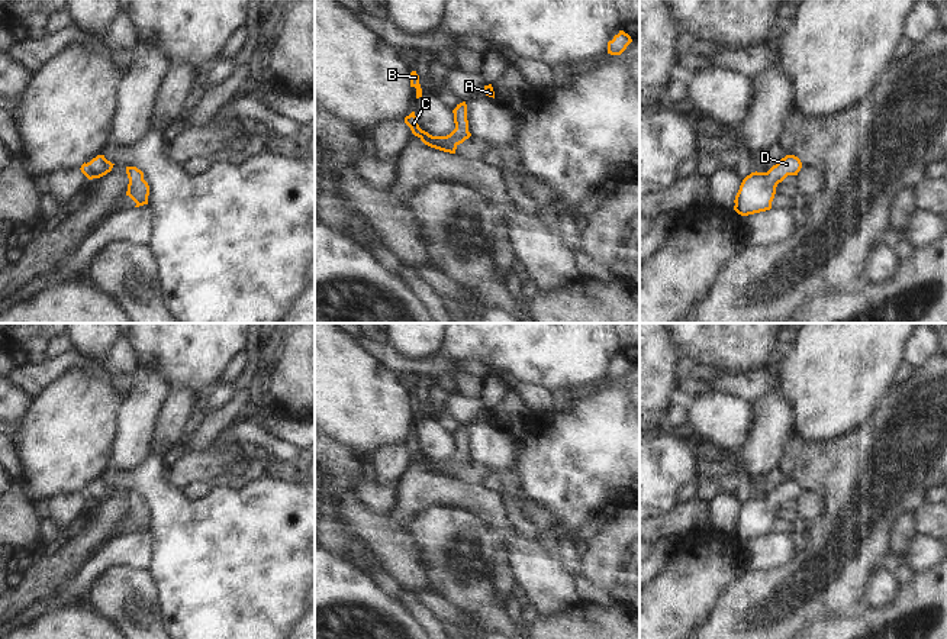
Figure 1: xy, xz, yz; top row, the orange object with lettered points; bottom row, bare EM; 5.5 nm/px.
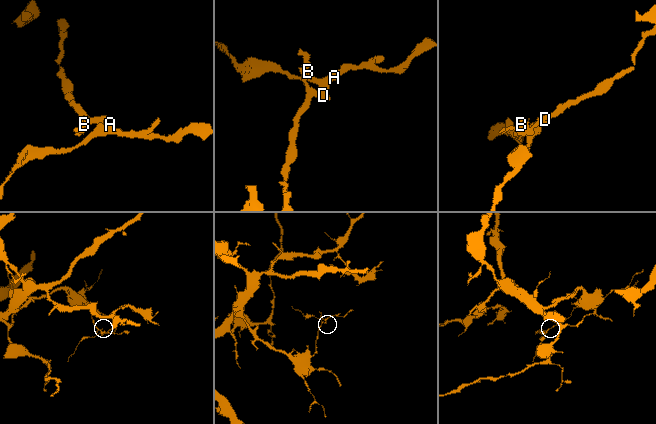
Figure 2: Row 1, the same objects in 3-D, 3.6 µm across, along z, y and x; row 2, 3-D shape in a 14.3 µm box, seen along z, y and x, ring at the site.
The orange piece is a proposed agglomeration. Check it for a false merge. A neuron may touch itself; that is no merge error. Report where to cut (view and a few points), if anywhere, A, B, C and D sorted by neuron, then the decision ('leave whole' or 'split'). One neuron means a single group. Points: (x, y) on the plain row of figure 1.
cut none; groups A B C D; leave whole

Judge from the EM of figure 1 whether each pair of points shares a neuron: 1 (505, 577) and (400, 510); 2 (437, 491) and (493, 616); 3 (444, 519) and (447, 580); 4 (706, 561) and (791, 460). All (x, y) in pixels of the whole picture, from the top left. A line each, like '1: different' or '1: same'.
1: different
2: different
3: same
4: different

